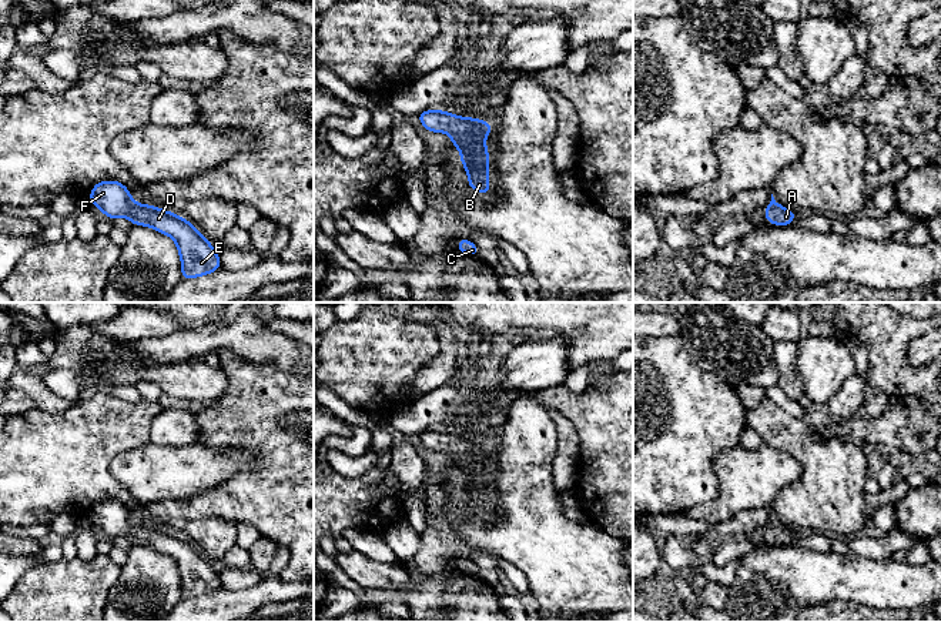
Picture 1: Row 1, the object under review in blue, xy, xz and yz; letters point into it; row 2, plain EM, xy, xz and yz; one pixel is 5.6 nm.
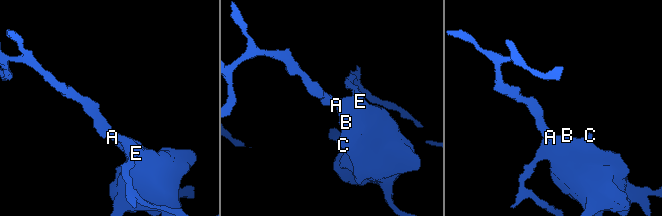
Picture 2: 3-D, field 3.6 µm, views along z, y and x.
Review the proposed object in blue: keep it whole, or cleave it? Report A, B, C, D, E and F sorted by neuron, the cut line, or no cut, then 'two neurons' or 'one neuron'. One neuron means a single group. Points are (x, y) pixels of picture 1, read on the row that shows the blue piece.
A B C D E F | no cut | one neuron

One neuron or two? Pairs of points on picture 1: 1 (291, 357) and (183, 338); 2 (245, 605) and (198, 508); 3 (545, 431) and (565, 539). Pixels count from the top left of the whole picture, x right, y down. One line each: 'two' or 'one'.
1: one
2: two
3: one

